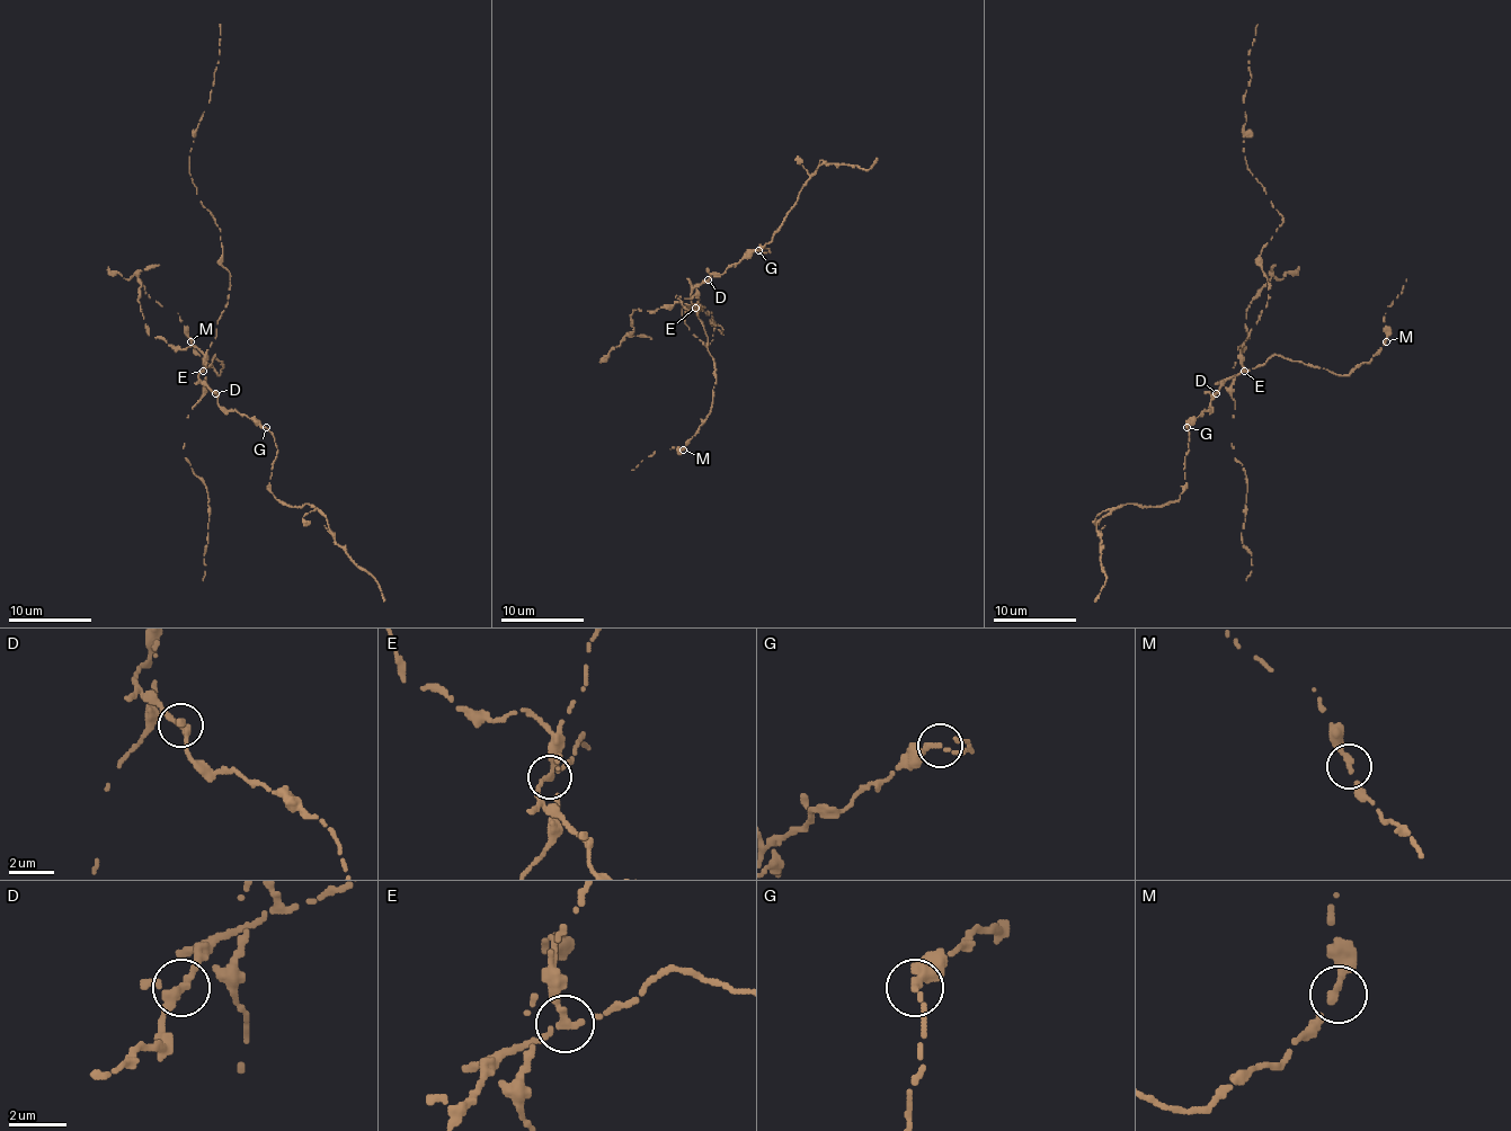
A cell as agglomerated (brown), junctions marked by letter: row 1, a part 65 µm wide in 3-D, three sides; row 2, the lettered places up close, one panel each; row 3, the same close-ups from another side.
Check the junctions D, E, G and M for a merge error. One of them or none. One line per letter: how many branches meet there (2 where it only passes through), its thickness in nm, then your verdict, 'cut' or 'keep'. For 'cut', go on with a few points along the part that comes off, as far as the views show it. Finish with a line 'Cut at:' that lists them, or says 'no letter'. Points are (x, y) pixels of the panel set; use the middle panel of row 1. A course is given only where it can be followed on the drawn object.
D: 3 branches meet; 240 nm thick; keep
E: 3 branches meet; 200 nm thick; cut; foreign part runs (695, 308), (700, 304), (722, 329), (714, 324), (705, 346), (681, 308), (702, 308), (712, 312), (712, 320)
G: 2 branches meet; 240 nm thick; keep
M: 2 branches meet; 240 nm thick; keep
Cut at: E

